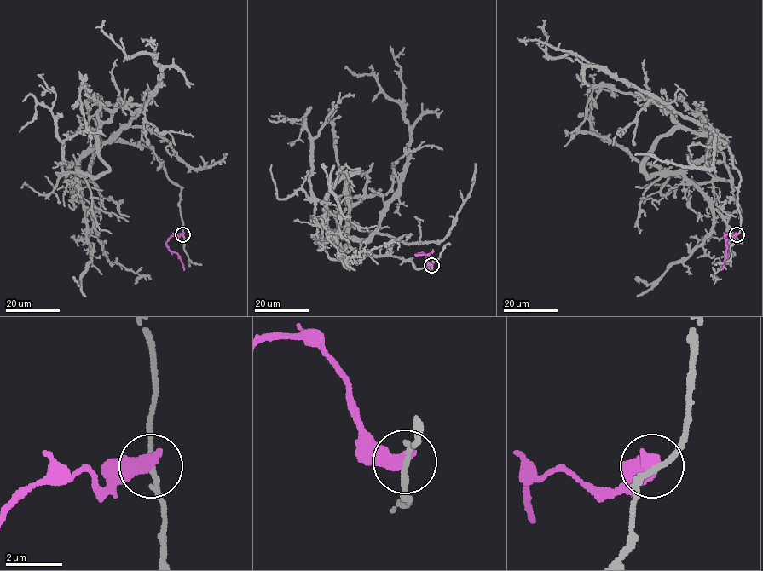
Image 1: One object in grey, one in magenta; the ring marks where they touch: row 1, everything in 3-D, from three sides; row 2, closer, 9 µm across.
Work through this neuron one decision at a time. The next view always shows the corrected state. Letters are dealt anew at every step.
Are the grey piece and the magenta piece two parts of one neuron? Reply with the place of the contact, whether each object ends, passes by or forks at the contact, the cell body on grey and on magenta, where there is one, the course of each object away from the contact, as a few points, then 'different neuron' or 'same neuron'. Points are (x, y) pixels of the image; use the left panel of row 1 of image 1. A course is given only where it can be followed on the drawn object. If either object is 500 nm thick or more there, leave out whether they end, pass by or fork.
place (182, 234); soma grey none; soma magenta none; course grey (182, 234), (181, 188), (140, 145), (147, 127), (129, 125), (161, 68), (147, 53), (128, 57), (104, 20); course magenta (182, 234), (172, 235), (165, 243), (170, 250), (178, 255), (183, 270); different neuron

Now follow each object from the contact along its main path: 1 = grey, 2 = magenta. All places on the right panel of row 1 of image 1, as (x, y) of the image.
1: (736, 234), (740, 178), (729, 147), (711, 127), (684, 118), (573, 53), (551, 57), (542, 20)
2: (736, 234), (725, 235), (726, 257), (720, 270)

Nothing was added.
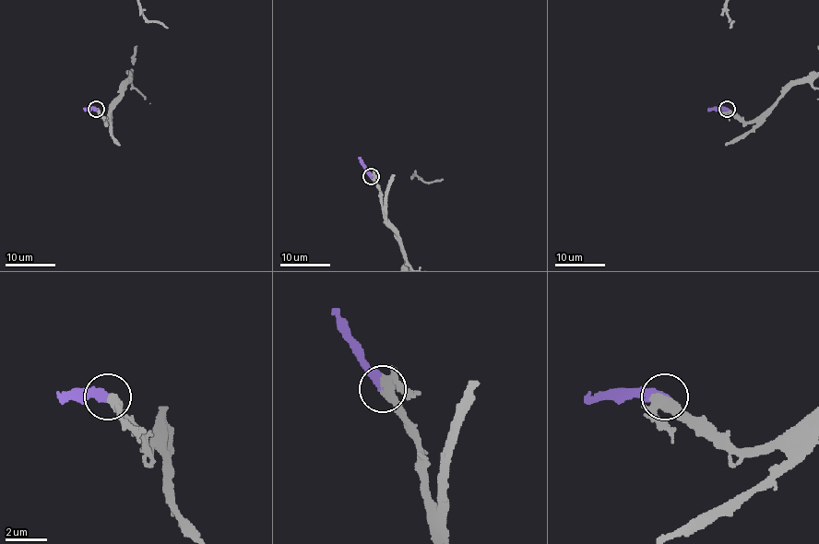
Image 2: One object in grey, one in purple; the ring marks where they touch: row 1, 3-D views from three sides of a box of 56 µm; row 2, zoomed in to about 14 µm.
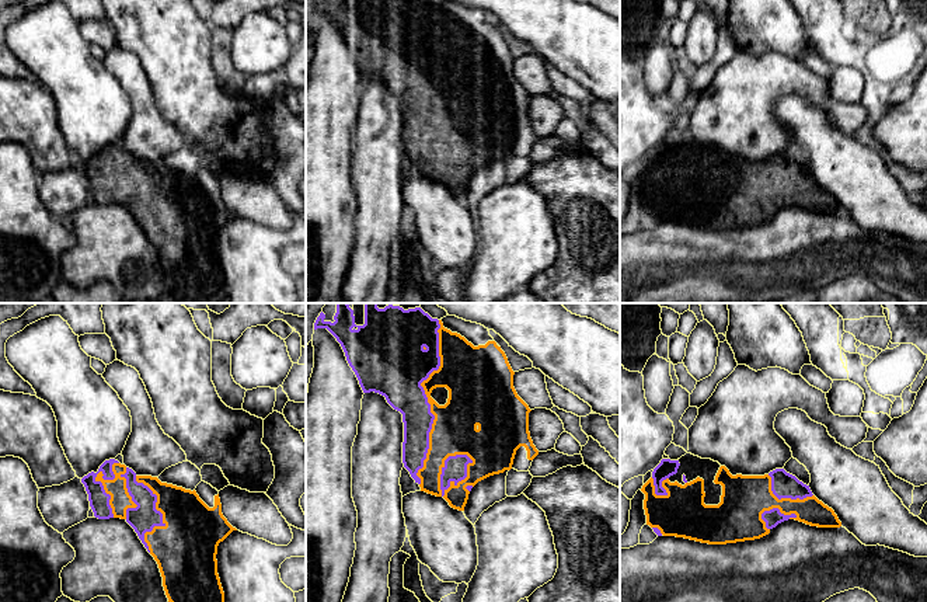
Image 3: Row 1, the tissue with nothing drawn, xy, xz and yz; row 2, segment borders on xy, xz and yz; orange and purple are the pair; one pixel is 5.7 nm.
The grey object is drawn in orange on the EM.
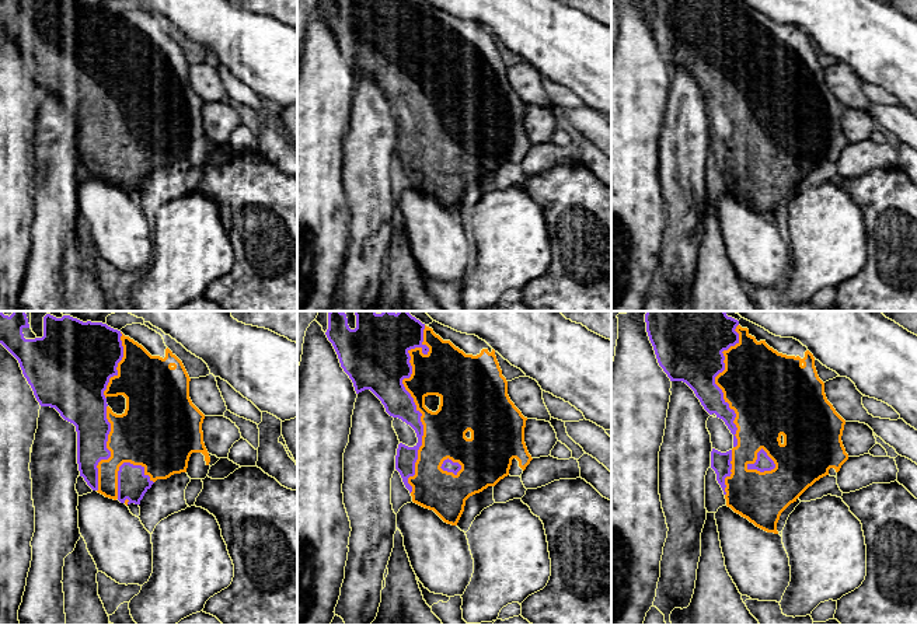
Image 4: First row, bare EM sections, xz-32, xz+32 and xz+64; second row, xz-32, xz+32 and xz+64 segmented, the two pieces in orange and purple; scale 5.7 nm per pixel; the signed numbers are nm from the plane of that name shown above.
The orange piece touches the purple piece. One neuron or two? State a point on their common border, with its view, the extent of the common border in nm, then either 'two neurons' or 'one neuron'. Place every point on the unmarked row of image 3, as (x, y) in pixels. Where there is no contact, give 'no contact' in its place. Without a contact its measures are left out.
meets orange in xz at (428, 87); contact 950 nm long; one neuron

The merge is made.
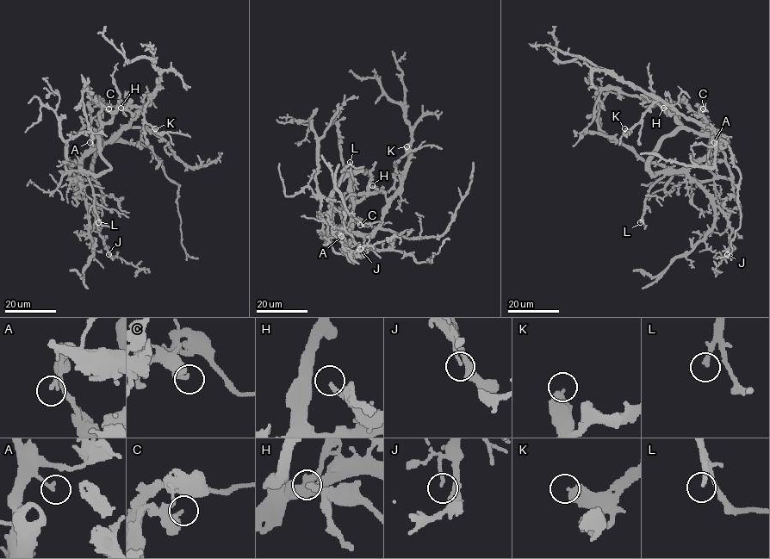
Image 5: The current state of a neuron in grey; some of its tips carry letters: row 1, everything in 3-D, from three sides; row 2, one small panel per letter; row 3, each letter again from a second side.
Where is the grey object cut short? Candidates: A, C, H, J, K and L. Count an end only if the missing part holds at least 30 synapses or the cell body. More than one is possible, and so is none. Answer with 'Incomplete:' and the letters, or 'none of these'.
Incomplete: L

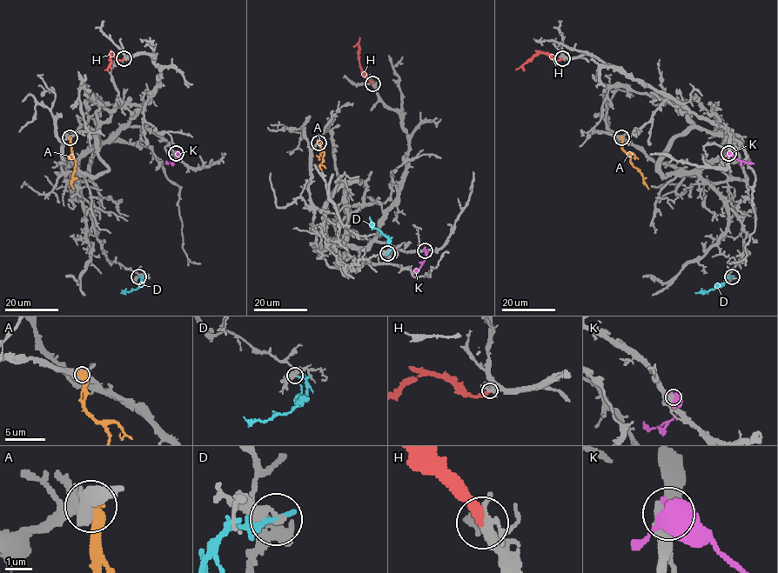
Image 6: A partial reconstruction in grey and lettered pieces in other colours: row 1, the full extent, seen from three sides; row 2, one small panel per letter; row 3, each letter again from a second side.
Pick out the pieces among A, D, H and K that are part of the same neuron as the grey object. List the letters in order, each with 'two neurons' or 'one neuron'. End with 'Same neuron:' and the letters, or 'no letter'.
A: two neurons
D: two neurons
H: one neuron
K: two neurons
Same neuron: H

